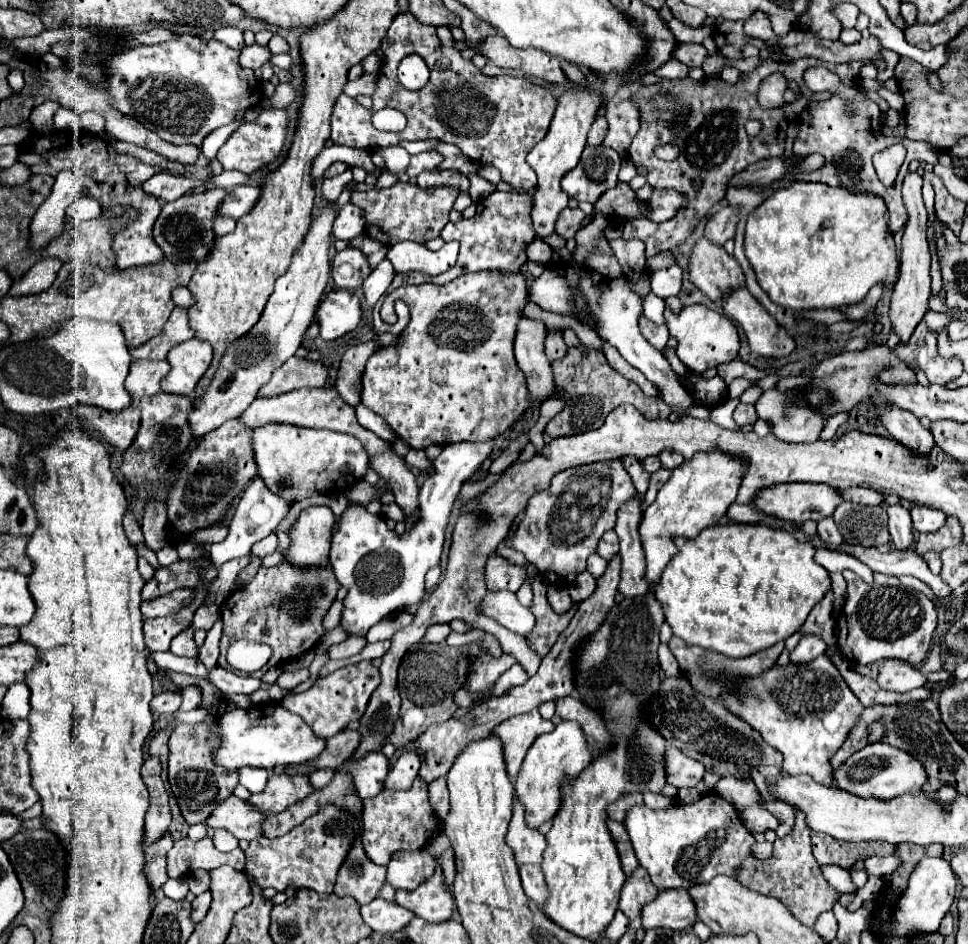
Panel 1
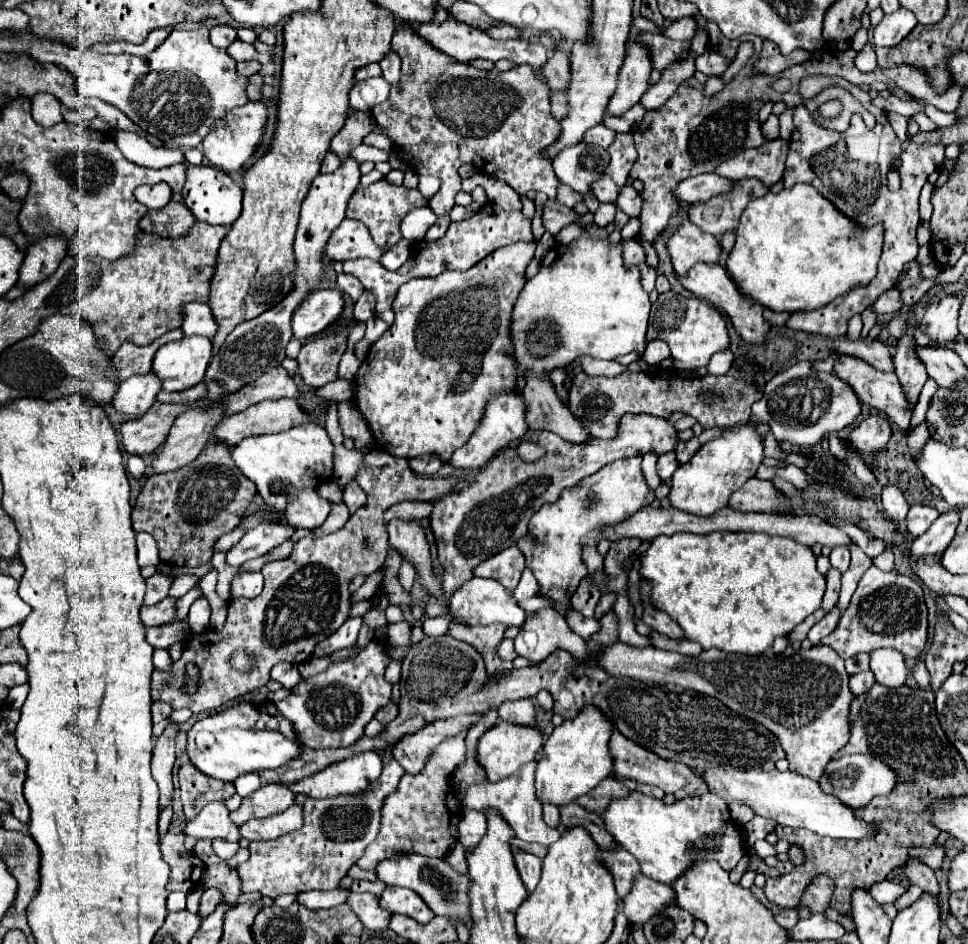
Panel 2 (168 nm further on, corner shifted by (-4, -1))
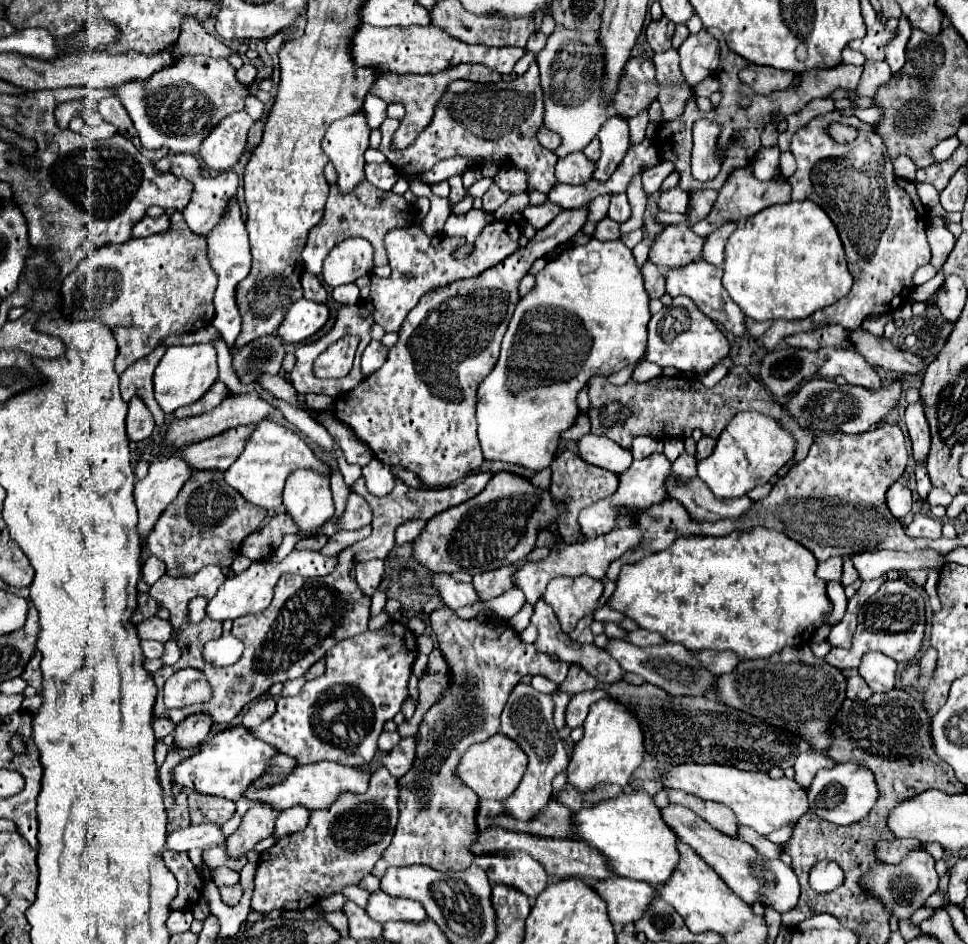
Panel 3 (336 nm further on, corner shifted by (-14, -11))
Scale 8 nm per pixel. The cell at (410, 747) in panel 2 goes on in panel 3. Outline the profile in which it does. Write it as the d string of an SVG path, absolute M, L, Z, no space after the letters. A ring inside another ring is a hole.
M411 736L411 738L403 738L399 742L399 746L395 746L385 758L383 758L383 766L395 776L395 778L401 778L405 776L413 762L415 762L415 756L417 756L417 738Z

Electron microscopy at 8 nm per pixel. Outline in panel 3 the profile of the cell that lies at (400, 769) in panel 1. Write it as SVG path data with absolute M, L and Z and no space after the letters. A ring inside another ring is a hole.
M377 768L365 794L347 794L325 810L313 810L305 830L277 840L261 854L251 908L259 912L305 910L349 884L359 884L391 844L399 816L397 800L399 780L387 768Z

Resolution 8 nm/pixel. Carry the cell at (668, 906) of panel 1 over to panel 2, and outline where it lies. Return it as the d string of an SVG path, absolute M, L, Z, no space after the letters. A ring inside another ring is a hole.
M641 874L635 878L631 892L621 900L621 910L631 924L641 926L669 904L673 904L671 886L653 882Z

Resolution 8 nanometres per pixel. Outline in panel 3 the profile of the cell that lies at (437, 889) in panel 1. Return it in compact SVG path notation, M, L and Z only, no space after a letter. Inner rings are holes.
M383 890L373 892L373 896L369 898L369 904L367 904L365 910L377 922L403 920L403 922L417 922L419 924L419 922L427 920L427 912L417 900L393 898L393 896L387 896Z

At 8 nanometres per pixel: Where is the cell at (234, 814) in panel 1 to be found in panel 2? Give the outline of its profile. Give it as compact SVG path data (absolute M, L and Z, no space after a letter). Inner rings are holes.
M211 802L207 804L197 818L187 820L185 828L183 828L185 836L193 836L197 840L207 838L207 840L215 840L215 838L223 838L227 842L237 842L239 836L239 826L235 826L229 818L229 810L225 808L223 802Z

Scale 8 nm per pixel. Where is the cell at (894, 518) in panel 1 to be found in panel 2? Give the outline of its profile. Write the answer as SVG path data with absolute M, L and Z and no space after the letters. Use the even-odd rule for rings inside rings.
M887 484L887 486L883 486L881 502L883 502L885 514L887 514L889 518L893 518L895 522L905 520L907 510L909 510L909 504L907 504L907 500L905 500L905 496L903 496L903 492L899 490L897 484Z

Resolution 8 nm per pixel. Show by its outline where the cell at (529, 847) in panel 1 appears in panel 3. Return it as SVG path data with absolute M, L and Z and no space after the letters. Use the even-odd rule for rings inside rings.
M517 684L513 692L509 694L509 700L503 708L501 714L501 732L513 740L525 750L529 756L529 766L527 774L523 776L519 788L503 800L503 812L519 822L529 822L533 820L551 800L551 780L567 768L567 752L557 736L557 728L553 724L553 700L551 694L541 694L533 686Z

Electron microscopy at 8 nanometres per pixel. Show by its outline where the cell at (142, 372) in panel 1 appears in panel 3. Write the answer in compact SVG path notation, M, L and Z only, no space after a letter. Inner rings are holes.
M135 396L129 402L129 414L127 414L127 436L135 442L145 440L155 428L155 420L153 414L149 412L149 408L143 404L143 400L139 400L139 396Z

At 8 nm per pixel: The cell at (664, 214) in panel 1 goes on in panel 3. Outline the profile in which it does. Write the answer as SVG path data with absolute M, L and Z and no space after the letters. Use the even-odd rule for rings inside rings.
M617 194L611 198L611 206L609 206L609 216L615 220L615 222L627 222L629 216L631 216L631 206L629 206L629 200L627 200L627 194Z

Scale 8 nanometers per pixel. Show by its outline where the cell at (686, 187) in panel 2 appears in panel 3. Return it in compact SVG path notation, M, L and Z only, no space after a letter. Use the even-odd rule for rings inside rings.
M671 188L661 194L659 208L667 212L681 212L687 214L691 210L691 194L681 188Z

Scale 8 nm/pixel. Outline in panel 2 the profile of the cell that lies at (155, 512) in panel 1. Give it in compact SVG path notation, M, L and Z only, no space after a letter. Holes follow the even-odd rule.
M132 455L127 461L126 468L128 473L137 480L142 480L146 477L146 464L139 455Z

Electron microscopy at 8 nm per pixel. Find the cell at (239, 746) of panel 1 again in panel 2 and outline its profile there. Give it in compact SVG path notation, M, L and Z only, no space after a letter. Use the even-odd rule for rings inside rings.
M273 702L233 704L223 712L205 716L187 732L187 756L191 764L205 776L235 782L241 774L271 770L297 758L301 744L293 726L277 712ZM273 728L273 730L267 730Z

